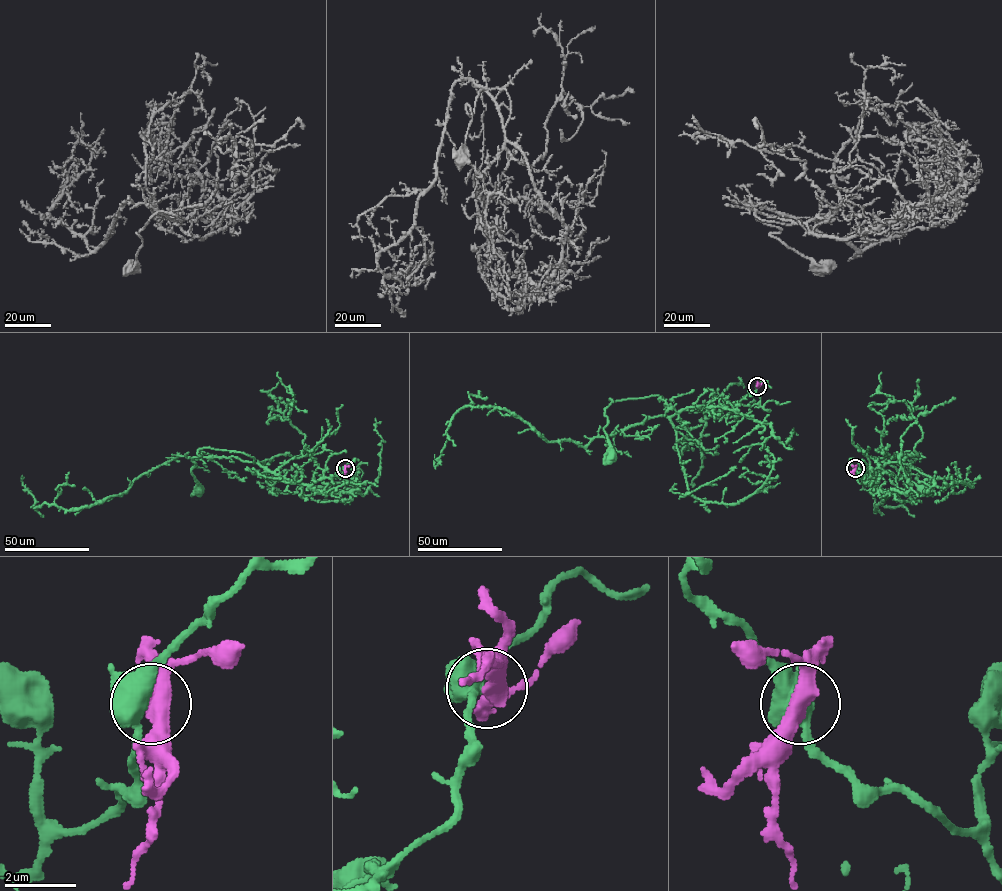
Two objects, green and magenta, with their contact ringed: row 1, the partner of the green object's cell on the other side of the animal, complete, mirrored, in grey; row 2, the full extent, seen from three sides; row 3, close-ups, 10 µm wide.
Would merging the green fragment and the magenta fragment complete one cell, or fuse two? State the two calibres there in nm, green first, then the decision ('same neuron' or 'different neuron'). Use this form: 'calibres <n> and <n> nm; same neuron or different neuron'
calibres 480 and 440 nm; different neuron

